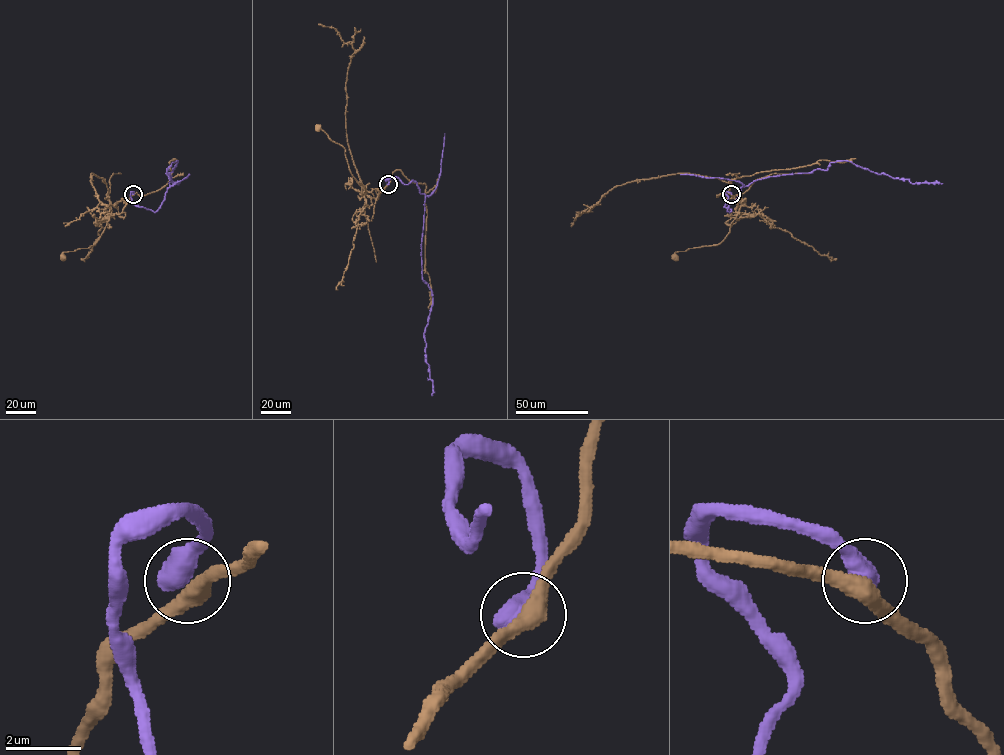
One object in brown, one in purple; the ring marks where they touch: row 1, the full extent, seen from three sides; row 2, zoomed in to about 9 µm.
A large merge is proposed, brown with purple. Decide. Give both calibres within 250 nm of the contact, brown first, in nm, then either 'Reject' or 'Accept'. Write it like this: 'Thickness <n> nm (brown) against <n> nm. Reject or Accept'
Thickness 440 nm (brown) against 650 nm. Reject

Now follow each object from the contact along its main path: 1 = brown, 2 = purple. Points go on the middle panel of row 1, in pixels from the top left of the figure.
1: (388, 184), (382, 190), (365, 189), (349, 170), (345, 149), (319, 127)
2: (388, 184), (386, 178), (415, 181), (425, 195), (422, 271), (432, 304), (424, 339), (432, 396)

